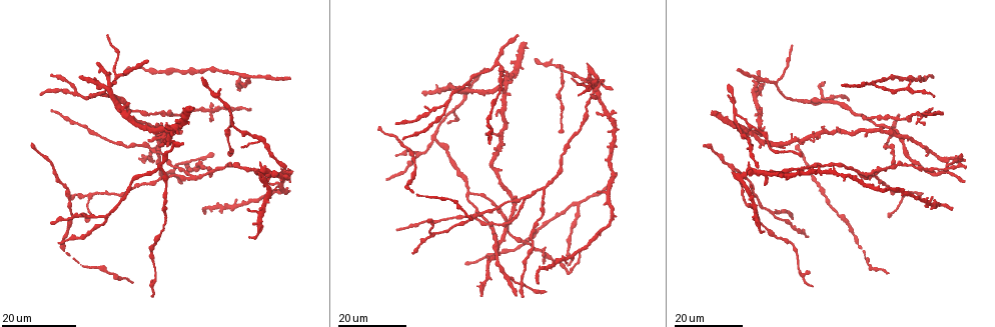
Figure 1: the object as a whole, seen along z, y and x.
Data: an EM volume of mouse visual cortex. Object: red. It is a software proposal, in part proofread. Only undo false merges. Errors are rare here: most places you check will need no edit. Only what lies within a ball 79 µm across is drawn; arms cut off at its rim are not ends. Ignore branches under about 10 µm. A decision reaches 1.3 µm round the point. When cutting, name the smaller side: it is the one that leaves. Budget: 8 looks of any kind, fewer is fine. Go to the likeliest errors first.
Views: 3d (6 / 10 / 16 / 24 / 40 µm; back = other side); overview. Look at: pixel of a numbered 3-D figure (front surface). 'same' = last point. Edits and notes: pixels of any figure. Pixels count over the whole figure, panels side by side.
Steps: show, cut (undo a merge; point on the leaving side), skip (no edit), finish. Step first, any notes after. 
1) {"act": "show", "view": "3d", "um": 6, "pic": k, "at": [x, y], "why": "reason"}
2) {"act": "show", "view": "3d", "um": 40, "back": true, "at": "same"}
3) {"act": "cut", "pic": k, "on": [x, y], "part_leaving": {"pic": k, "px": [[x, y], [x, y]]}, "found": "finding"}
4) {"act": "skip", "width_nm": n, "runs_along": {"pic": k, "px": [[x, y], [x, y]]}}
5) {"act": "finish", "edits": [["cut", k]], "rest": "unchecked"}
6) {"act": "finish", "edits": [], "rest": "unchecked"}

{"act": "show", "view": "3d", "um": 16, "pic": 1, "at": [470, 194]}

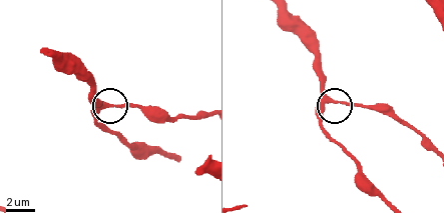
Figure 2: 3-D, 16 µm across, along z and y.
{"act": "show", "view": "3d", "um": 6, "pic": 2, "at": [334, 100]}

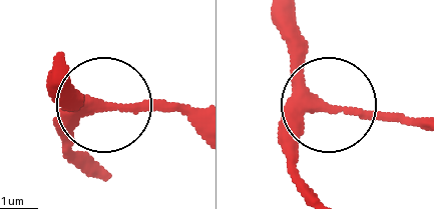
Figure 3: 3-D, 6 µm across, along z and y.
{"act": "skip", "width_nm": 300, "runs_along": {"pic": 3, "px": [[314, 192], [298, 173], [295, 144], [317, 106], [289, 23]]}, "found": "one neuron here"}

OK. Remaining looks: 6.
{"act": "show", "view": "3d", "um": 16, "pic": 1, "at": [500, 61]}

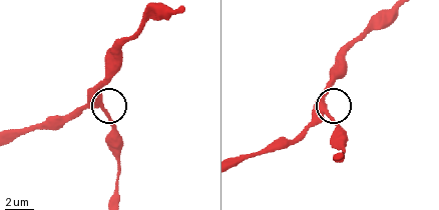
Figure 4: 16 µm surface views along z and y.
{"act": "show", "view": "3d", "um": 10, "pic": 4, "at": [329, 116]}

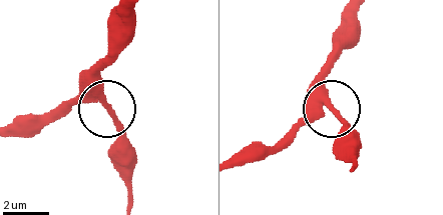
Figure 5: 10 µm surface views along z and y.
{"act": "skip", "width_nm": 330, "found": "one neuron here"}

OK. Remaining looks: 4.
{"act": "show", "view": "3d", "um": 24, "pic": 1, "at": [415, 160]}

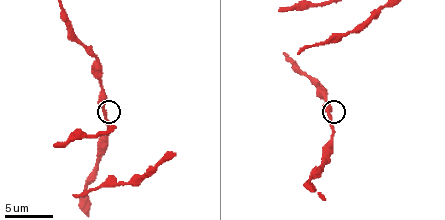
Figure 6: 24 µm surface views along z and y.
{"act": "show", "view": "3d", "um": 6, "pic": 6, "at": [327, 115], "why": "closer look"}

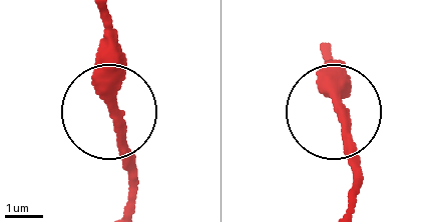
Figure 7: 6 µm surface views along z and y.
{"act": "skip", "side_arm_um": 18, "found": "continuous, no second neuron"}

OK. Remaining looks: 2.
{"act": "show", "view": "3d", "um": 24, "pic": 1, "at": [180, 169], "why": "calibre changes"}

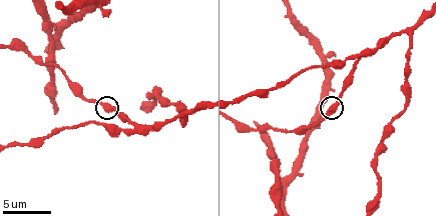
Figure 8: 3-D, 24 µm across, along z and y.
{"act": "show", "view": "3d", "um": 6, "pic": 8, "at": [102, 103], "why": "zoom in"}

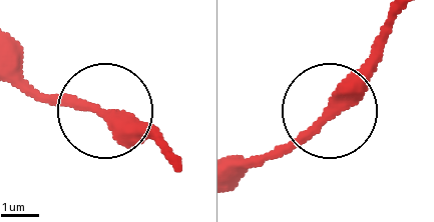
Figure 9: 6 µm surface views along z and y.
{"act": "skip", "runs_along": {"pic": 9, "px": [[178, 155], [101, 110], [28, 97]]}, "found": "all the same neuron"}

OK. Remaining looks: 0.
{"act": "finish", "edits": [], "rest": "unchecked"}

